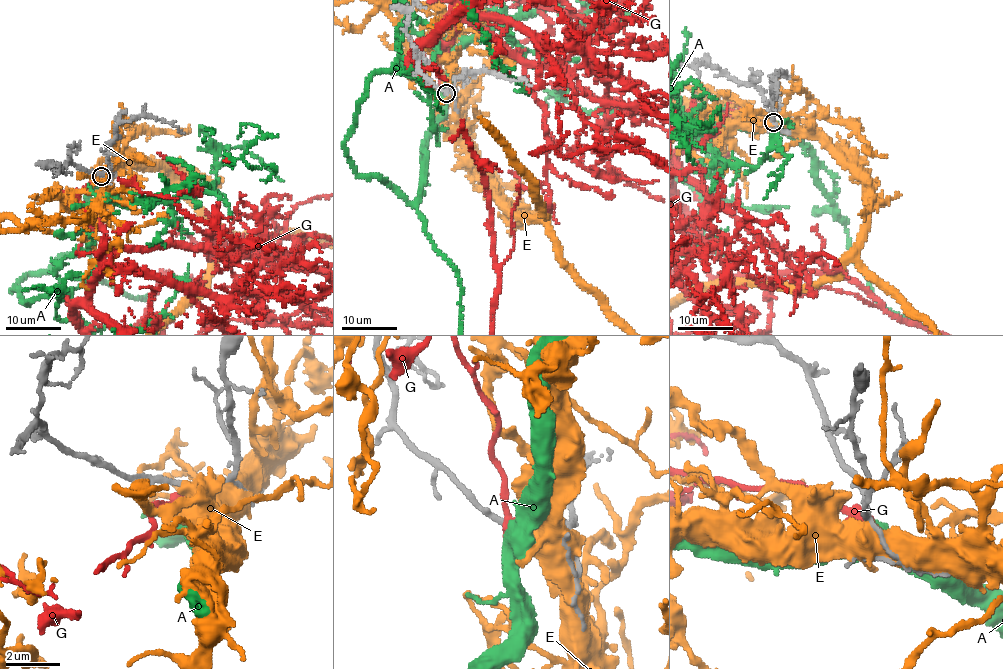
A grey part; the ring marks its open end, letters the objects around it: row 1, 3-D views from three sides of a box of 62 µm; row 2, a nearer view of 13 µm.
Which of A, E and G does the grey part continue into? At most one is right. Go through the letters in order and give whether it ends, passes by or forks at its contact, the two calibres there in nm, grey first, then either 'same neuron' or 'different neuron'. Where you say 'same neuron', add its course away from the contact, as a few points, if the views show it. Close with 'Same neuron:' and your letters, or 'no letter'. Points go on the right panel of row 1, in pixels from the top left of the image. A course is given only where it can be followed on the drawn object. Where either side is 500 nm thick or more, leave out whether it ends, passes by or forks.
A: calibres 190 and 600 nm; same neuron
E: calibres 200 and 600 nm; different neuron
G: calibres 190 and 600 nm; different neuron
Same neuron: A

